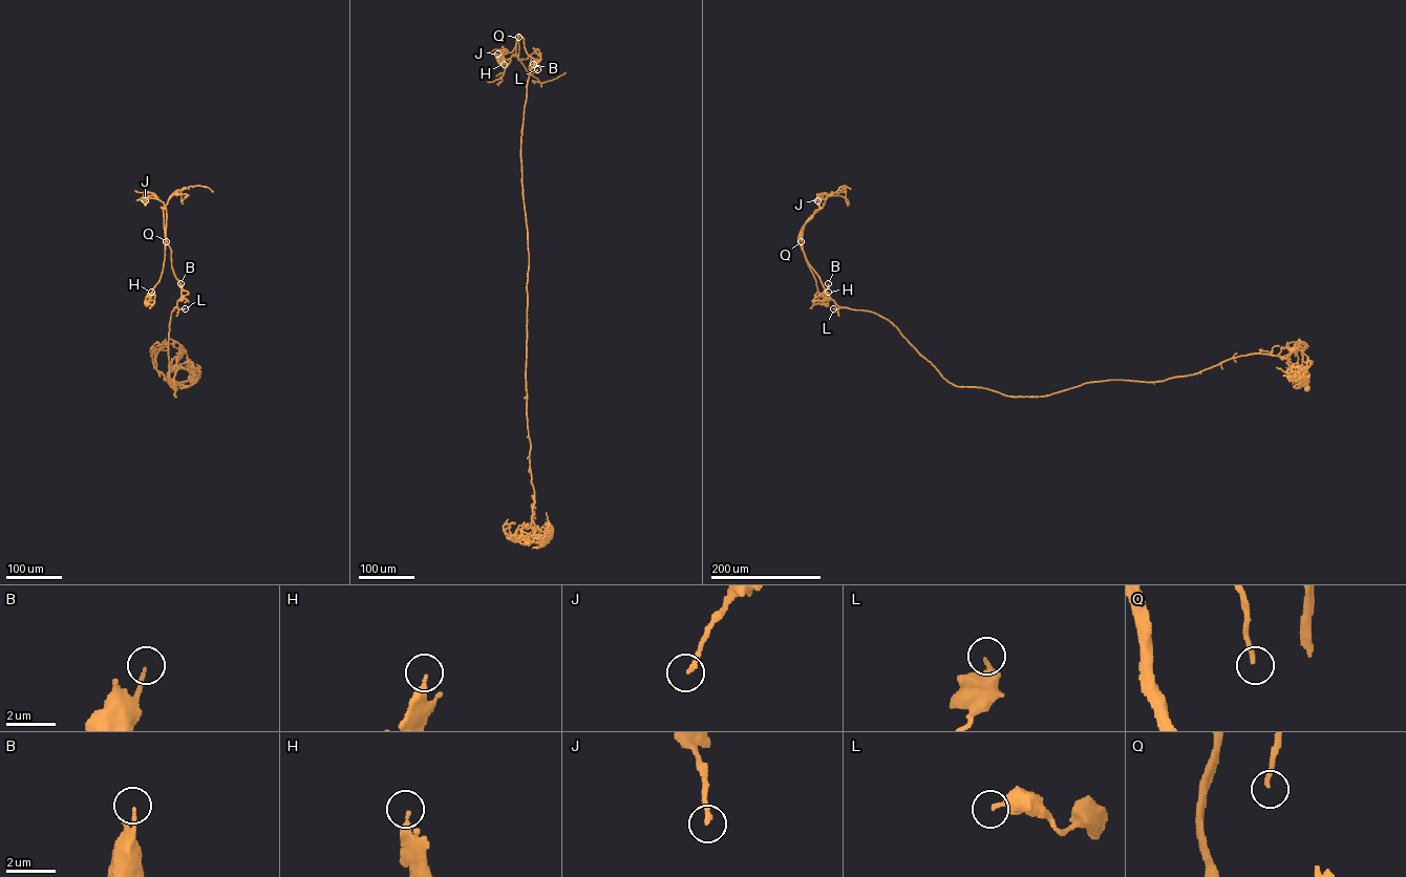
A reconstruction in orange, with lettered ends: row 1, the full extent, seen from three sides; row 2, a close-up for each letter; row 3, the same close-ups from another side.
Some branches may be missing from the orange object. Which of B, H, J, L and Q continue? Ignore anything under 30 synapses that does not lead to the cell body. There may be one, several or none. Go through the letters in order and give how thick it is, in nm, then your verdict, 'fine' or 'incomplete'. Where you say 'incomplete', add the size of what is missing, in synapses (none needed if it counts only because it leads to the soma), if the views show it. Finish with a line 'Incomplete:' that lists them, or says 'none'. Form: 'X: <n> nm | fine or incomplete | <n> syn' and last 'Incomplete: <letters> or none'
B: 120 nm | fine
H: 240 nm | fine
J: 190 nm | fine
L: 320 nm | fine
Q: 140 nm | incomplete | 40 syn
Incomplete: Q

